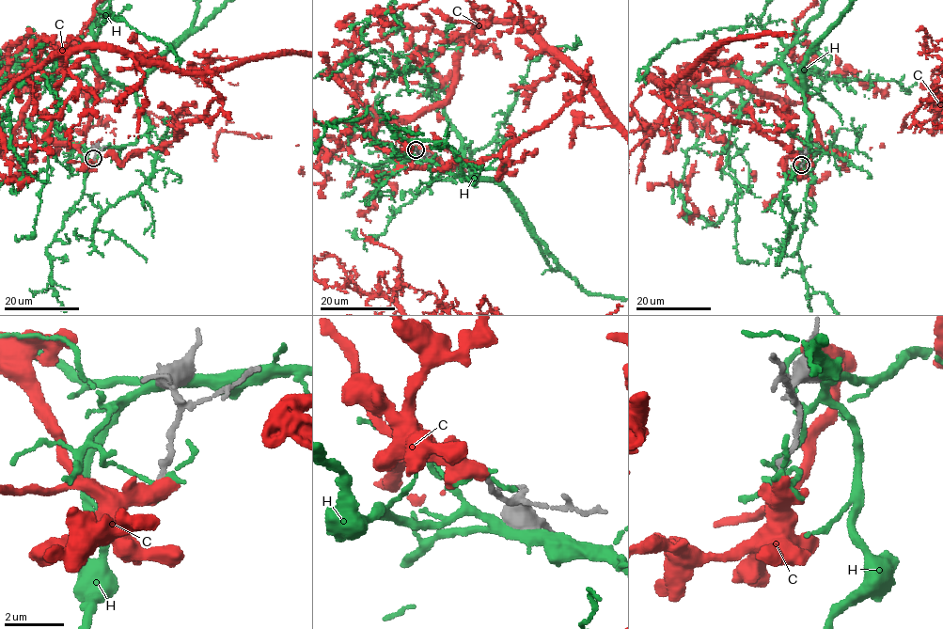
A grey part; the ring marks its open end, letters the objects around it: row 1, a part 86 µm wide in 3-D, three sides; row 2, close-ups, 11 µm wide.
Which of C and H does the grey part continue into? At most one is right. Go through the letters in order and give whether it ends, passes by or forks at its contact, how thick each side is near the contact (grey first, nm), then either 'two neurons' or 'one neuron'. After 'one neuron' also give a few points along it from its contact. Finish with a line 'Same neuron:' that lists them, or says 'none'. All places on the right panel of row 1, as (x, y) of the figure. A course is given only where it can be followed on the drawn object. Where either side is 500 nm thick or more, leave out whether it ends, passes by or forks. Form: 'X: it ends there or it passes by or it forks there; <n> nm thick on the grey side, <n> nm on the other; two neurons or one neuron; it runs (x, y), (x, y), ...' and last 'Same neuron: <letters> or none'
C: 190 nm thick on the grey side, 650 nm on the other; two neurons
H: it forks there; 200 nm thick on the grey side, 120 nm on the other; two neurons
Same neuron: none

